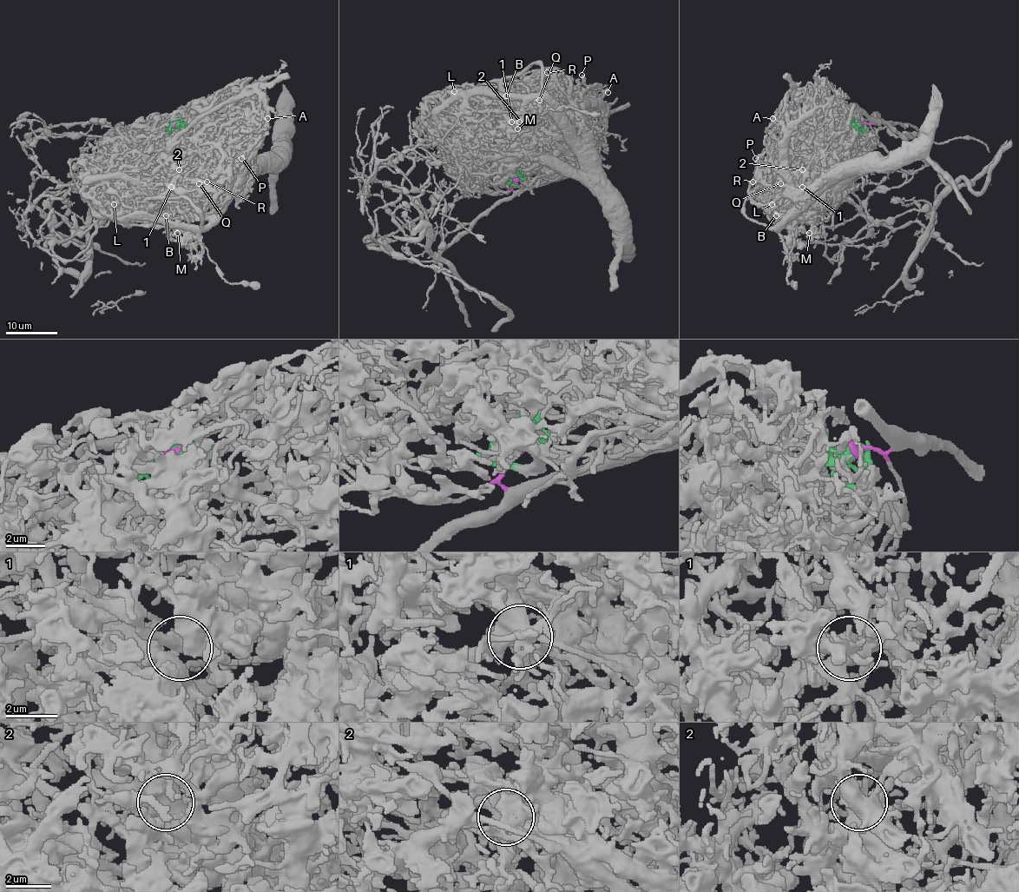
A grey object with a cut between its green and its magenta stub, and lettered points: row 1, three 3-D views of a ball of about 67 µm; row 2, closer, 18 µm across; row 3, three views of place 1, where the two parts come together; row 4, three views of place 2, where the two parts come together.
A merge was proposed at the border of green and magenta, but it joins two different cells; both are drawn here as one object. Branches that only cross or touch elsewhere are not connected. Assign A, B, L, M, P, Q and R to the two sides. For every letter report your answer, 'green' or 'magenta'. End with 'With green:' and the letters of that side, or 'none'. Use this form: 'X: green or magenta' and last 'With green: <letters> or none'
A: green
B: green
L: green
M: green
P: green
Q: green
R: green
With green: A, B, L, M, P, Q, R

